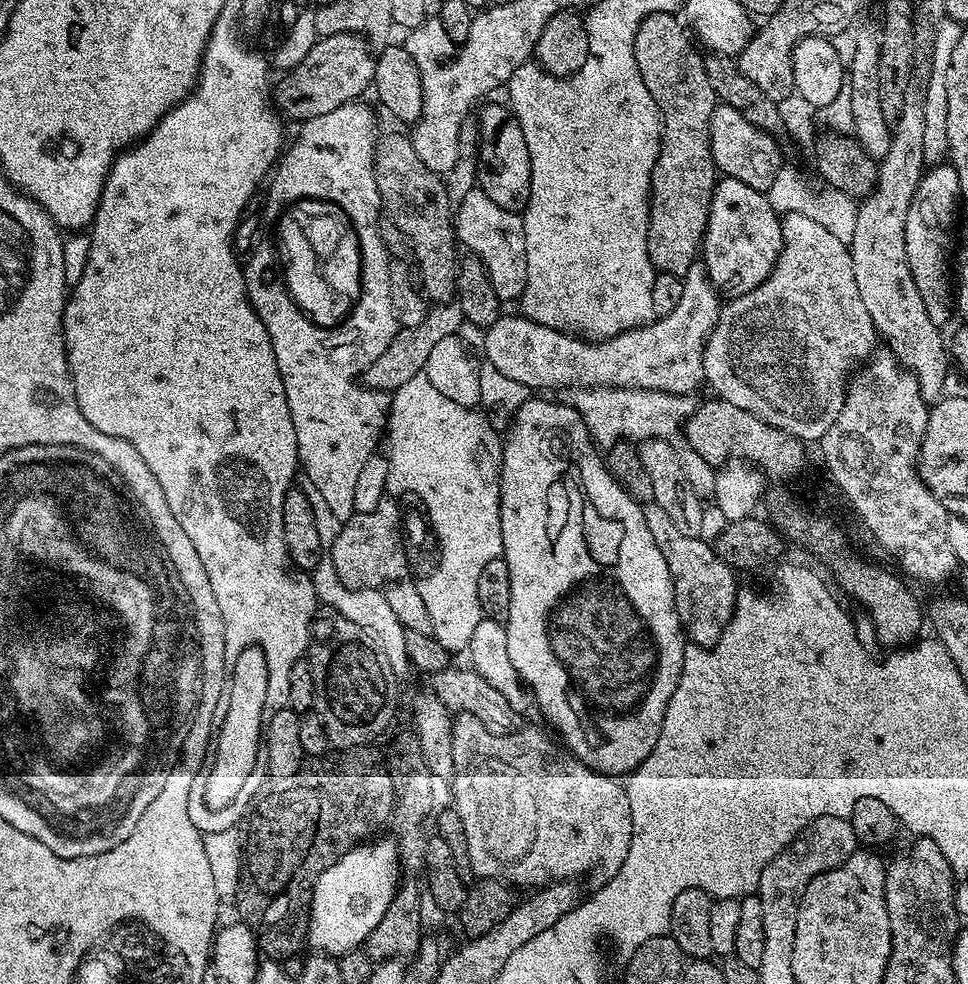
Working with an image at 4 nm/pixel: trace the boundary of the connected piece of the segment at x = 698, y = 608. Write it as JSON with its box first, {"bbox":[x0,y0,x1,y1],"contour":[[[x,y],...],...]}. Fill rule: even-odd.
{"bbox":[643,502,737,648],"contour":[[[653,502],[643,505],[643,509],[646,527],[650,529],[650,534],[654,534],[654,542],[658,542],[658,550],[662,550],[666,566],[670,566],[674,602],[687,639],[700,648],[712,648],[736,609],[737,573],[722,562],[722,558],[718,558],[715,547],[709,541],[682,534],[682,530],[670,522],[670,514],[666,514],[662,506]]]}

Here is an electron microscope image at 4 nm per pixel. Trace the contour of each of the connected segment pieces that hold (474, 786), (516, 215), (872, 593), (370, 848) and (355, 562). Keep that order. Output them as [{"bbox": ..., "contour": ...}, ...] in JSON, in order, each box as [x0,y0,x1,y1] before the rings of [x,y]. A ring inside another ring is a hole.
[{"bbox":[450,712,632,890],"contour":[[[465,712],[459,713],[452,721],[452,733],[454,734],[454,772],[450,777],[452,783],[452,796],[456,799],[454,810],[462,818],[462,826],[466,834],[464,848],[468,852],[468,860],[472,868],[480,878],[490,880],[503,880],[517,889],[530,888],[537,890],[555,881],[571,881],[576,876],[584,876],[595,868],[600,868],[601,877],[611,878],[616,871],[626,862],[626,854],[630,850],[630,838],[632,837],[632,811],[630,810],[630,798],[627,787],[617,777],[605,776],[602,772],[595,772],[590,766],[576,759],[567,748],[561,746],[555,739],[551,740],[544,732],[536,728],[521,727],[514,734],[490,734],[478,718],[474,718]]]},{"bbox":[454,187,528,301],"contour":[[[480,187],[472,189],[455,205],[454,225],[456,239],[464,244],[484,263],[486,273],[497,301],[519,301],[528,285],[526,278],[526,234],[524,233],[524,217],[520,212],[507,212],[498,202],[490,202],[490,198]]]},{"bbox":[832,552,926,650],"contour":[[[840,552],[832,560],[832,568],[836,571],[836,580],[840,583],[840,588],[848,596],[853,596],[861,604],[863,611],[867,613],[876,627],[876,639],[881,645],[885,644],[885,649],[896,650],[901,646],[908,646],[921,635],[920,623],[925,623],[926,616],[920,613],[920,604],[916,601],[916,596],[907,588],[905,577],[900,574],[892,576],[888,568],[883,568],[880,564],[871,564],[868,560],[863,560],[860,556],[847,556],[846,553]]]},{"bbox":[307,839,402,958],"contour":[[[373,839],[371,842],[359,844],[357,848],[350,849],[334,866],[322,870],[321,877],[312,891],[312,918],[308,923],[307,947],[320,954],[327,954],[337,958],[346,952],[355,952],[367,941],[368,936],[382,922],[382,914],[396,897],[398,885],[402,880],[402,852],[392,840]]]},{"bbox":[330,498,409,588],"contour":[[[384,498],[374,510],[356,512],[343,521],[338,538],[330,546],[332,565],[348,588],[379,588],[409,575],[408,549],[404,547],[402,508],[392,498]]]}]

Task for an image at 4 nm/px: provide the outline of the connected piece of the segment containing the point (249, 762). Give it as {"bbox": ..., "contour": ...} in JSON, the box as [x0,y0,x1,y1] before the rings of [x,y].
{"bbox":[201,650,267,809],"contour":[[[250,650],[246,652],[240,662],[237,663],[236,686],[234,686],[234,708],[228,716],[226,728],[224,728],[224,750],[226,756],[222,754],[222,760],[217,767],[211,767],[210,775],[204,782],[201,792],[202,798],[210,809],[226,809],[232,805],[235,800],[241,799],[242,793],[255,766],[257,758],[260,758],[260,749],[262,746],[262,735],[264,728],[259,726],[260,706],[264,700],[264,686],[267,686],[266,668],[260,652]]]}

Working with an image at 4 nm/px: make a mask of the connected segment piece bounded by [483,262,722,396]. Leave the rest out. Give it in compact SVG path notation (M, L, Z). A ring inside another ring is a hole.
M694 263L682 278L682 298L678 302L678 306L674 306L674 310L670 310L670 314L599 342L539 324L537 320L529 320L523 314L515 314L516 316L501 314L483 333L483 359L492 364L494 370L502 370L502 374L506 374L506 378L514 378L516 382L527 385L530 390L536 390L536 388L565 388L568 390L573 386L582 388L617 386L654 388L660 392L673 392L676 396L692 394L695 393L694 390L699 384L705 383L704 343L708 341L708 335L714 330L722 307L722 300L716 297L716 292L718 292L717 285L712 283L703 263Z

